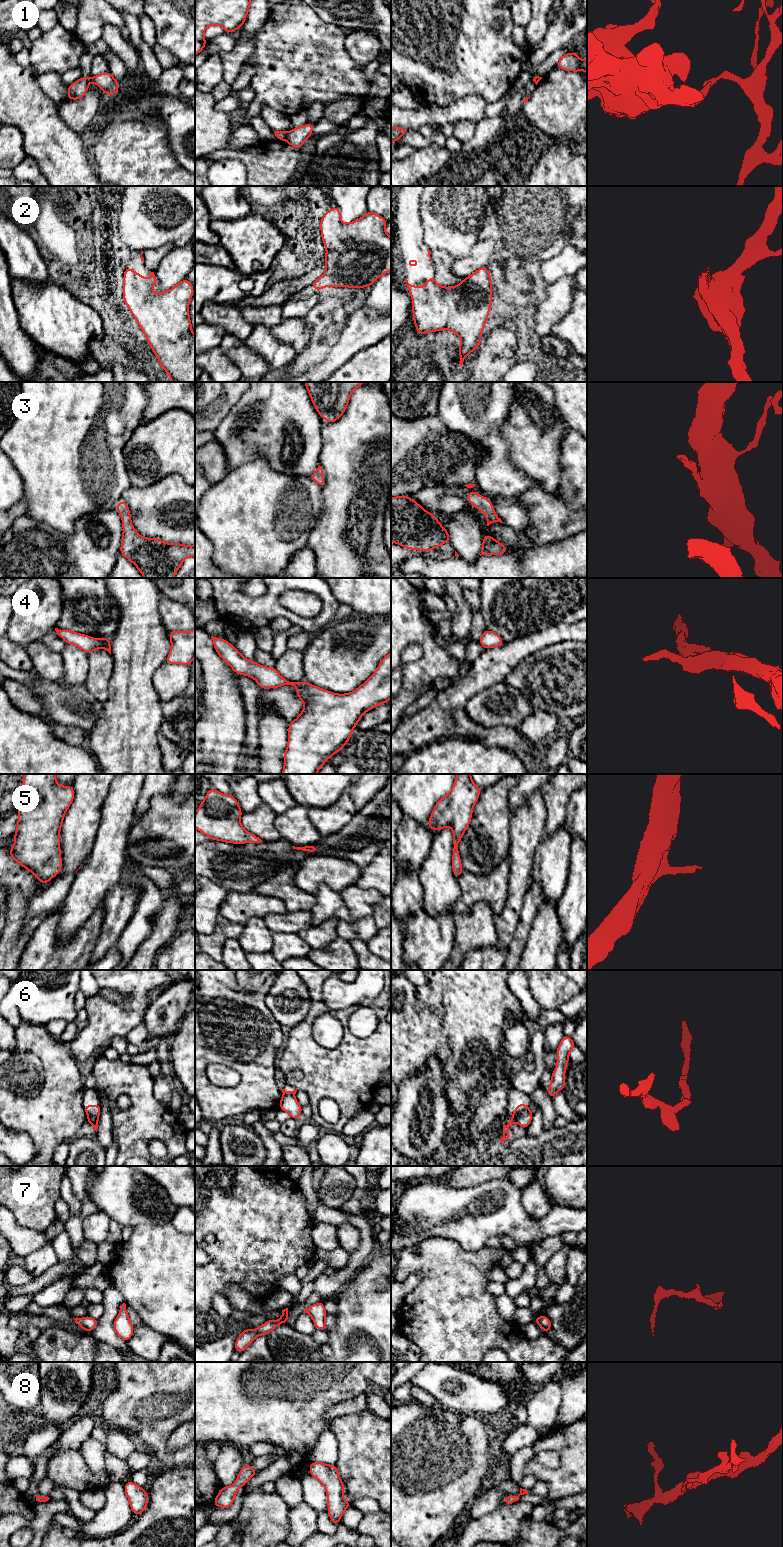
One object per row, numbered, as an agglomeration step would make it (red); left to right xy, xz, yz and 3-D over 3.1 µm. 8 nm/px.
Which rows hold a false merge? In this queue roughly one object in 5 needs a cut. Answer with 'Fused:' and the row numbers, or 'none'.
Fused: 1, 6

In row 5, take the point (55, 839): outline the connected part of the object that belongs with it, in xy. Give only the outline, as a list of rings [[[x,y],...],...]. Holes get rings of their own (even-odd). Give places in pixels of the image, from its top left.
[[[25,774],[18,804],[15,841],[9,855],[28,869],[41,884],[48,883],[62,868],[60,830],[75,796],[73,786],[61,786],[55,774]]]

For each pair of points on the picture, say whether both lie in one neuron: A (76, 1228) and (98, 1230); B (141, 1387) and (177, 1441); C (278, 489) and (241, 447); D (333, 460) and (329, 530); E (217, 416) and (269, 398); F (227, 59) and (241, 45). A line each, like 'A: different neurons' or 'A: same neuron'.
A: different neurons
B: different neurons
C: different neurons
D: same neuron
E: different neurons
F: same neuron

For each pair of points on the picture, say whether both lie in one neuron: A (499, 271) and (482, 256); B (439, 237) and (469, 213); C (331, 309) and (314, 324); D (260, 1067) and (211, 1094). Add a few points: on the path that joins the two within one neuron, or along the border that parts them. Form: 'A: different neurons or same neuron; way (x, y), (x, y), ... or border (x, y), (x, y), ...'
A: different neurons; border (495, 257), (488, 264)
B: same neuron; way (447, 232), (462, 221)
C: same neuron; way (328, 313), (318, 323)
D: same neuron; way (249, 1080), (235, 1094), (224, 1094)

